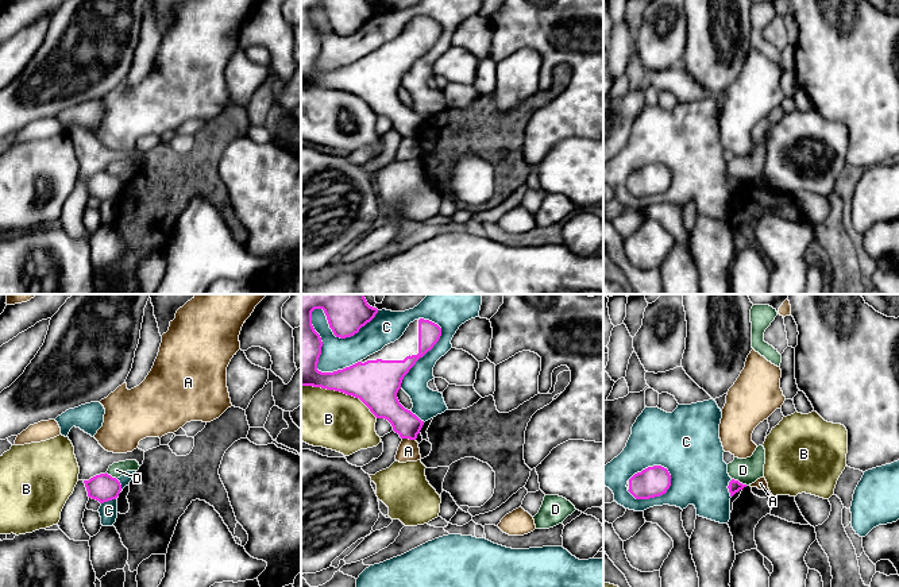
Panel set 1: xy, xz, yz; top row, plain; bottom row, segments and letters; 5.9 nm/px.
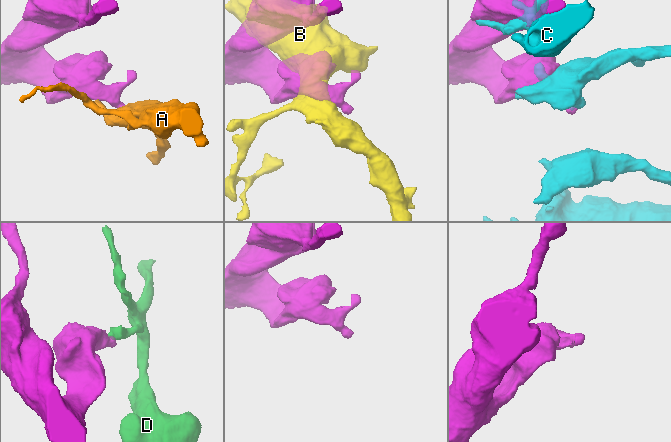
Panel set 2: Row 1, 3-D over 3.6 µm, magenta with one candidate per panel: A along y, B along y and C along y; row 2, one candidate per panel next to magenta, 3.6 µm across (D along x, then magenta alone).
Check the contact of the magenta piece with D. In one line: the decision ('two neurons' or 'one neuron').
two neurons

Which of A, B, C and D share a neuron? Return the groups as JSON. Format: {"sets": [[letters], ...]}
{"sets": [["A"], ["B"], ["C"], ["D"]]}

